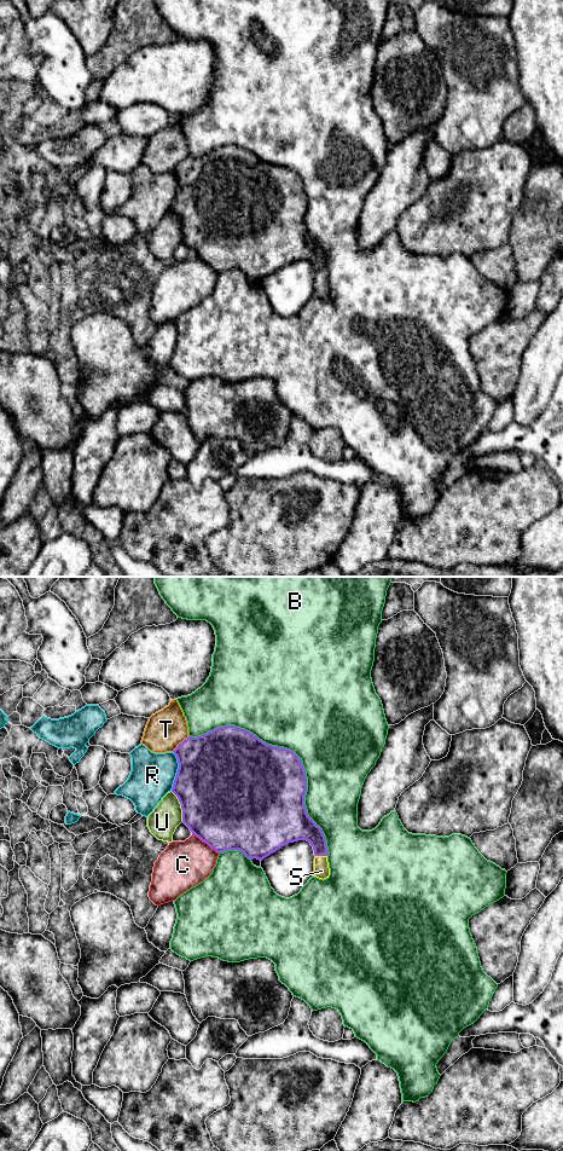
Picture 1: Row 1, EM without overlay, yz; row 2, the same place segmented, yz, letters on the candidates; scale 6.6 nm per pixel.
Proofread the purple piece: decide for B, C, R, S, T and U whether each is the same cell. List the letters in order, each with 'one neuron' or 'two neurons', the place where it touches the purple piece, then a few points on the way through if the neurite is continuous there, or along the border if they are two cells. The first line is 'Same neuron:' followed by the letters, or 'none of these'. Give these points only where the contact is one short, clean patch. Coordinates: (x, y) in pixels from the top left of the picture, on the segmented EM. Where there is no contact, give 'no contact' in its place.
Same neuron: S
B: two neurons | yz (292, 752)
C: two neurons | yz (205, 842)
R: two neurons | yz (178, 770)
S: one neuron | yz (321, 855) | across yz (297, 826), (319, 844), (321, 855), (321, 871)
T: two neurons | yz (181, 742)
U: two neurons | yz (181, 807)

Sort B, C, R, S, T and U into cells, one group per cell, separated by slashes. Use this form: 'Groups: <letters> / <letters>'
Groups: B / C / R T / S / U

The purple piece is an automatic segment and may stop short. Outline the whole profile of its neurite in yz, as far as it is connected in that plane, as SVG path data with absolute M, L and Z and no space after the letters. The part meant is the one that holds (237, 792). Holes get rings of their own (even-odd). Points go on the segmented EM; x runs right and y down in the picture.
M236 725L220 727L198 738L188 736L173 752L178 758L179 769L172 792L181 804L182 822L192 834L219 854L239 850L248 858L260 861L289 843L307 840L315 855L314 877L323 880L329 878L326 839L321 828L307 814L304 805L307 776L296 753L268 745L253 733Z

